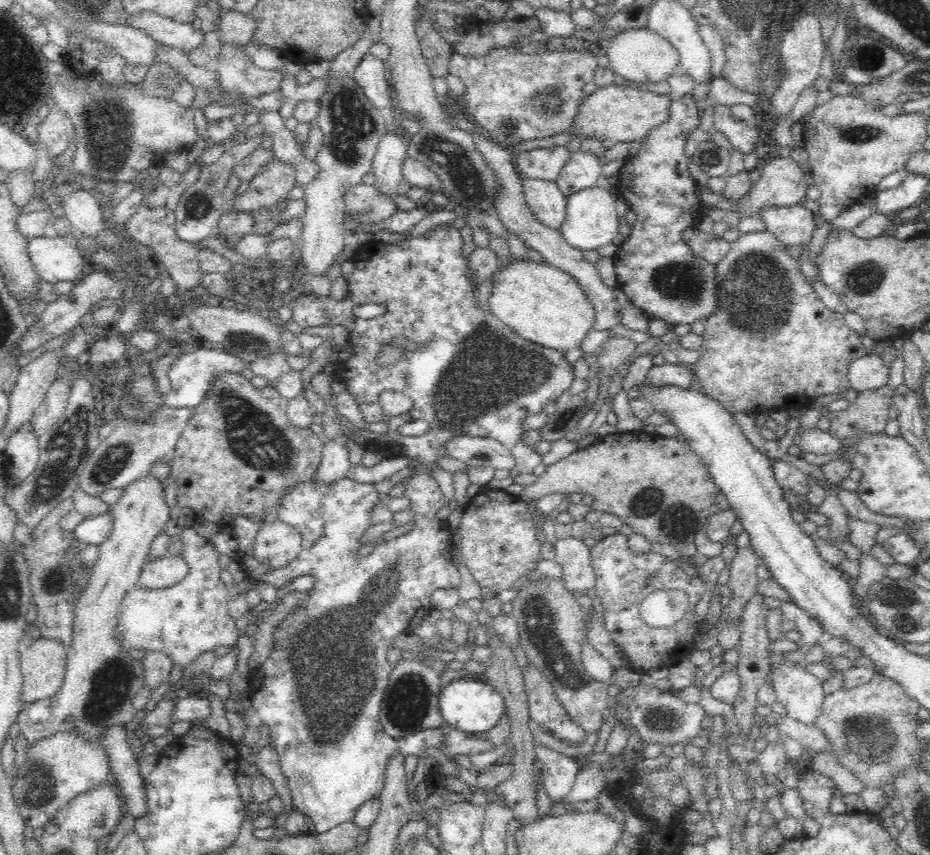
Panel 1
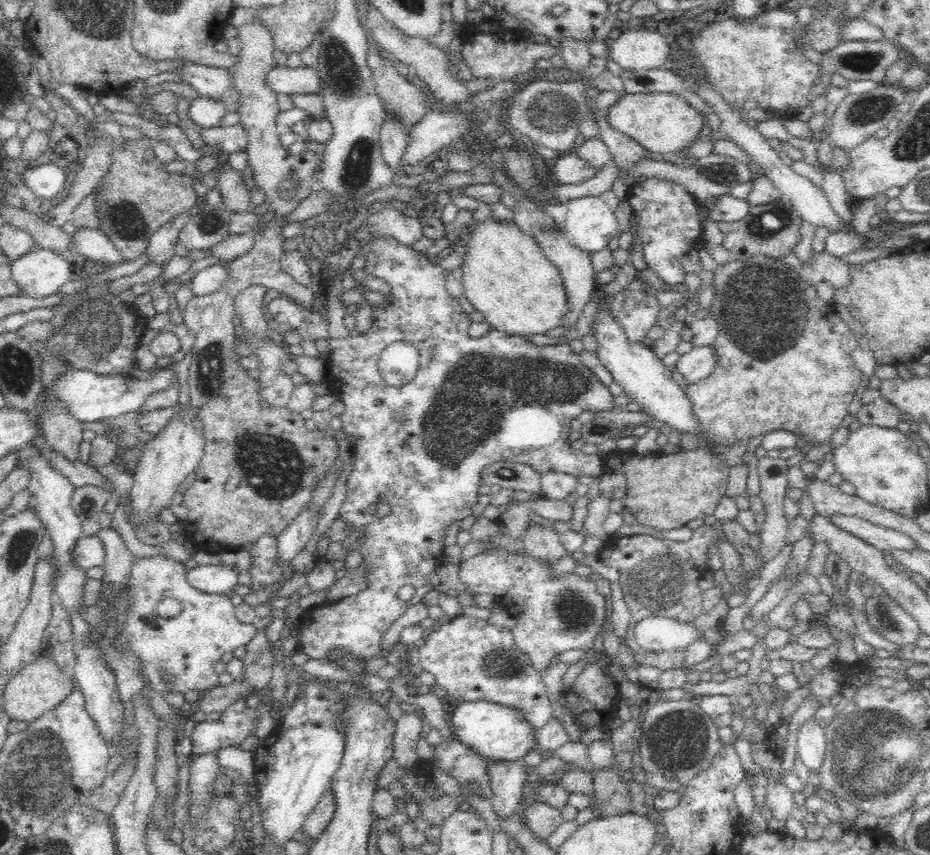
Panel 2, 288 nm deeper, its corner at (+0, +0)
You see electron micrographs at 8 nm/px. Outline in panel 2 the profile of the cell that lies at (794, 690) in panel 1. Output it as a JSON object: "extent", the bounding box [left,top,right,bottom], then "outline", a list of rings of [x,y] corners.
{"extent":[798,718,828,776],"outline":[[[812,718],[806,720],[804,726],[800,726],[798,730],[798,758],[816,776],[820,776],[822,772],[826,748],[828,742],[826,742],[826,732],[822,728],[822,722],[814,722]]]}

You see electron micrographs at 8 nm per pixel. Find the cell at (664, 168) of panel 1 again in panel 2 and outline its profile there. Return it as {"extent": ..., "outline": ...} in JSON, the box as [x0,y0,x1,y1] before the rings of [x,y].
{"extent":[626,176,702,286],"outline":[[[656,176],[648,182],[628,188],[626,200],[632,206],[634,216],[640,218],[642,252],[644,252],[644,262],[648,264],[648,268],[652,268],[654,274],[662,278],[664,284],[668,286],[684,284],[686,270],[682,268],[682,260],[702,238],[702,224],[698,218],[698,206],[700,206],[698,200],[682,184],[674,180],[656,178]]]}

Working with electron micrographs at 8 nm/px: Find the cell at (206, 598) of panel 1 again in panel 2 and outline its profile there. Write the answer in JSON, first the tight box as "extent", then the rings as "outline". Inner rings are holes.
{"extent":[124,558,258,696],"outline":[[[144,558],[134,564],[128,578],[130,594],[130,612],[124,624],[124,638],[138,656],[142,672],[150,680],[152,690],[160,696],[164,694],[186,694],[188,690],[206,692],[220,686],[220,676],[214,672],[214,666],[222,660],[226,652],[234,652],[240,646],[246,646],[256,634],[258,628],[252,624],[238,622],[236,606],[224,594],[206,594],[198,588],[192,588],[186,580],[190,564],[182,560],[166,558]],[[174,598],[180,602],[180,612],[172,618],[160,618],[156,608],[160,600]],[[162,674],[170,674],[168,680],[162,680]]]}

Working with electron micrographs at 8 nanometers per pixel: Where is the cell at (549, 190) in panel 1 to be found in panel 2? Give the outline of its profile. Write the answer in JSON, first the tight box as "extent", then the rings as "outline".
{"extent":[514,206,598,328],"outline":[[[518,206],[518,208],[514,208],[514,222],[516,222],[516,226],[522,232],[534,236],[534,240],[540,244],[544,256],[560,272],[560,278],[564,282],[566,296],[568,296],[568,312],[566,312],[566,316],[562,320],[562,328],[574,328],[578,324],[578,318],[582,318],[586,304],[590,304],[592,292],[598,288],[598,284],[596,284],[596,272],[592,268],[590,252],[584,252],[584,250],[572,246],[570,240],[568,240],[568,236],[560,230],[560,226],[554,222],[554,218],[544,208],[538,208],[538,206]]]}

